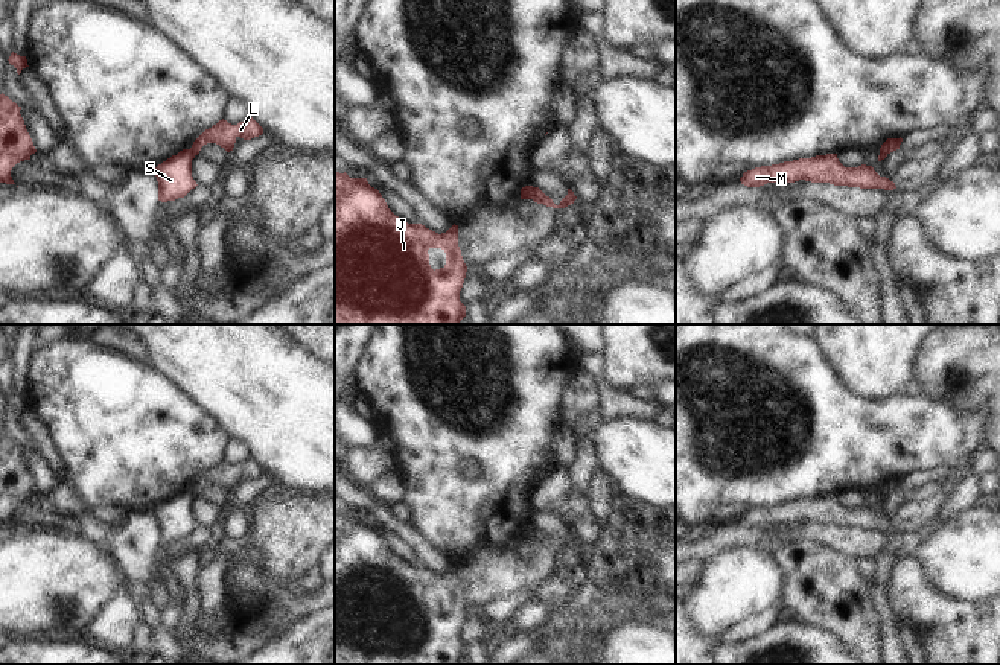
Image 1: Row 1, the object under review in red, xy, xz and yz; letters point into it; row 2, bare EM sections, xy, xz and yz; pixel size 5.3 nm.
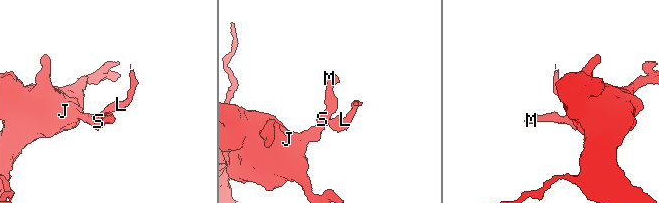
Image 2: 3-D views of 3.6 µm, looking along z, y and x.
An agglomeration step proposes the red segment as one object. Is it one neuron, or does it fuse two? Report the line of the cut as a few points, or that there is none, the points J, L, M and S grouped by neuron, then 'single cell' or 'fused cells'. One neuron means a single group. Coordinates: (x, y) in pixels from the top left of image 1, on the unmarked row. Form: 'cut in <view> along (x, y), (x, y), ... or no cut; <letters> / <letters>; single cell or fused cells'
cut in xz along (535, 528), (528, 539); J M S / L; fused cells

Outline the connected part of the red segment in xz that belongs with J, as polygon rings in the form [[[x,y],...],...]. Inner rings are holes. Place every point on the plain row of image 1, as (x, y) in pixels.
[[[335,513],[335,665],[458,665],[466,657],[466,647],[460,642],[466,613],[458,566],[438,575],[422,565],[408,565],[388,549],[367,519]],[[429,589],[446,593],[443,609],[431,609]]]

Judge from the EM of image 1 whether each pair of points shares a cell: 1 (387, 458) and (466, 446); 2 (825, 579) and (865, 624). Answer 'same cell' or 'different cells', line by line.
1: different cells
2: same cell

